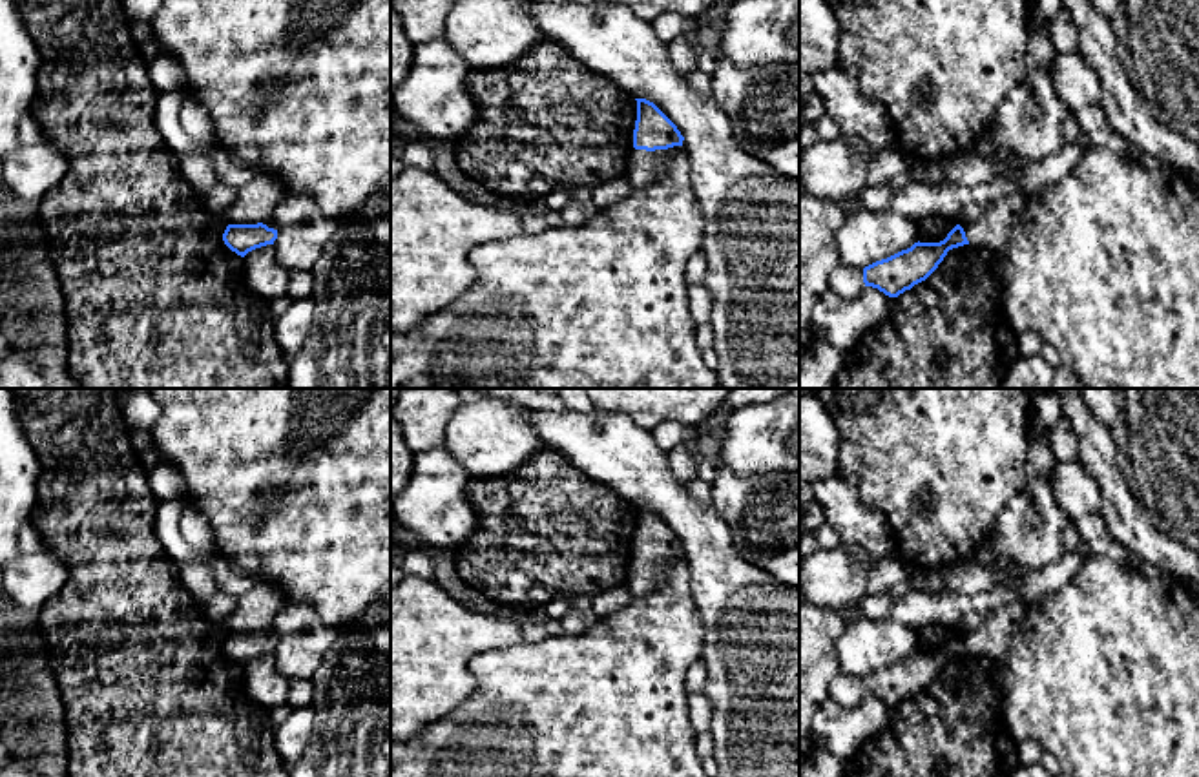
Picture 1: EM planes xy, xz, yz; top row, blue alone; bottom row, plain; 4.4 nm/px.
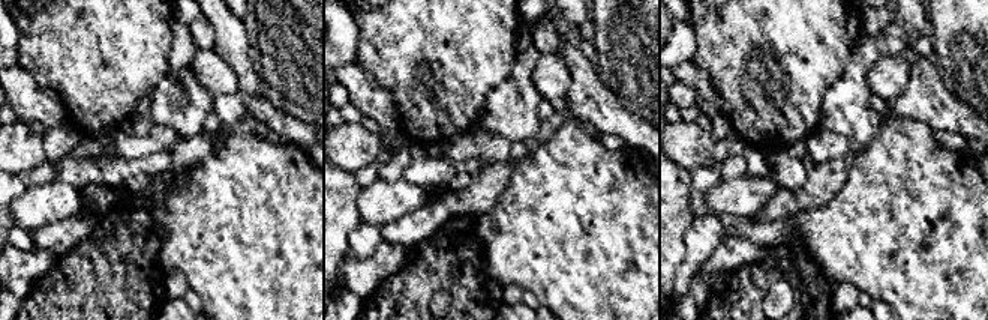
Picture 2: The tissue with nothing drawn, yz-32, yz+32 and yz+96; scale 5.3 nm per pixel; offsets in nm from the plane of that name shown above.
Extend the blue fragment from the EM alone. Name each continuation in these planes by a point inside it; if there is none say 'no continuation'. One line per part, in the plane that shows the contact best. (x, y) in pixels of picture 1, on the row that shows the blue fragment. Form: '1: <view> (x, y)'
1: xz (645, 166)

